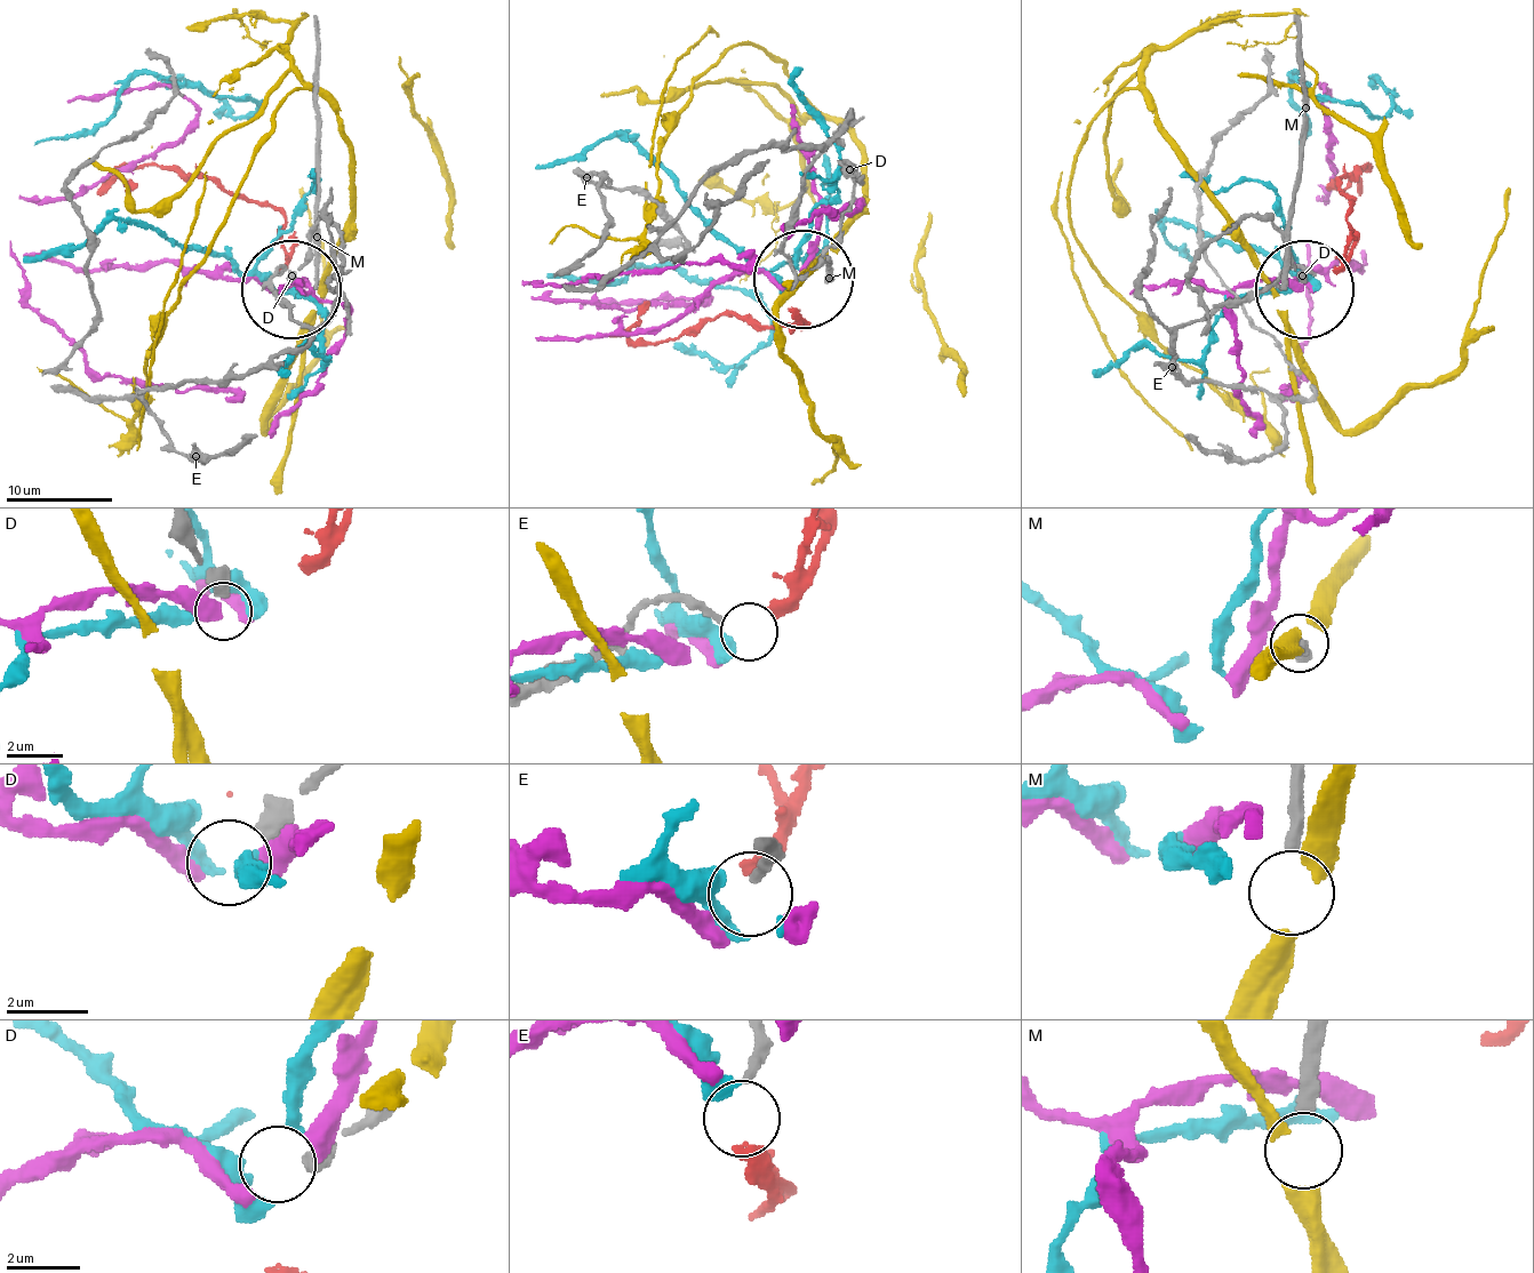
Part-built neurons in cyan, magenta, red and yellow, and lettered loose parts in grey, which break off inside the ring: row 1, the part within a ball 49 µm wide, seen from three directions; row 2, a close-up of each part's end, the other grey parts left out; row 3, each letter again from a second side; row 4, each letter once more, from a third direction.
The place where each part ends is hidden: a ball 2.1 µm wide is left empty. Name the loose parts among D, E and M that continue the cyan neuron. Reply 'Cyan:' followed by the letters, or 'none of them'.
Cyan: none of them

